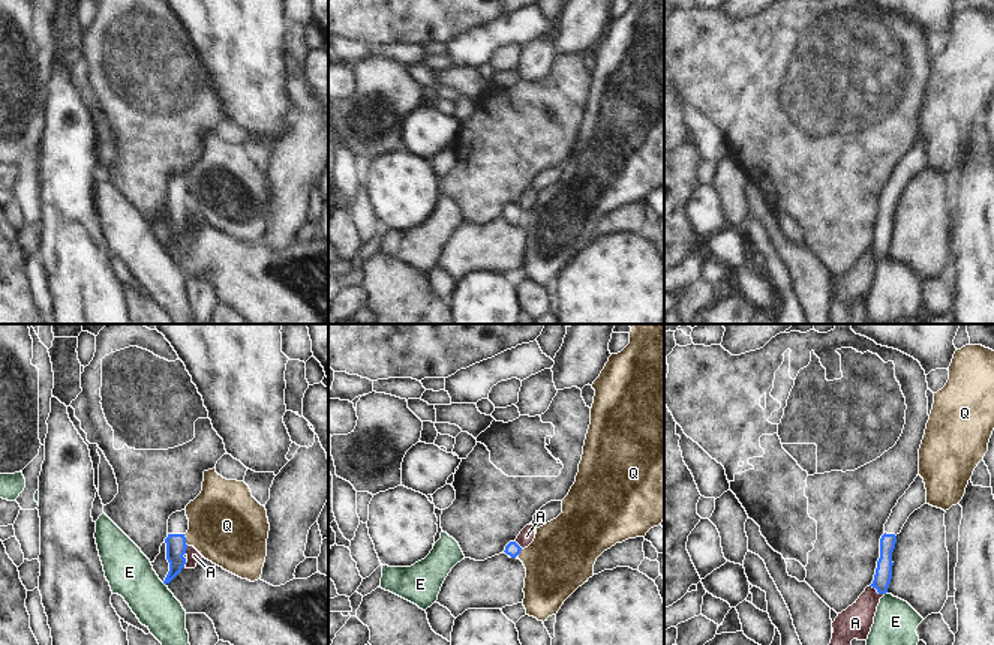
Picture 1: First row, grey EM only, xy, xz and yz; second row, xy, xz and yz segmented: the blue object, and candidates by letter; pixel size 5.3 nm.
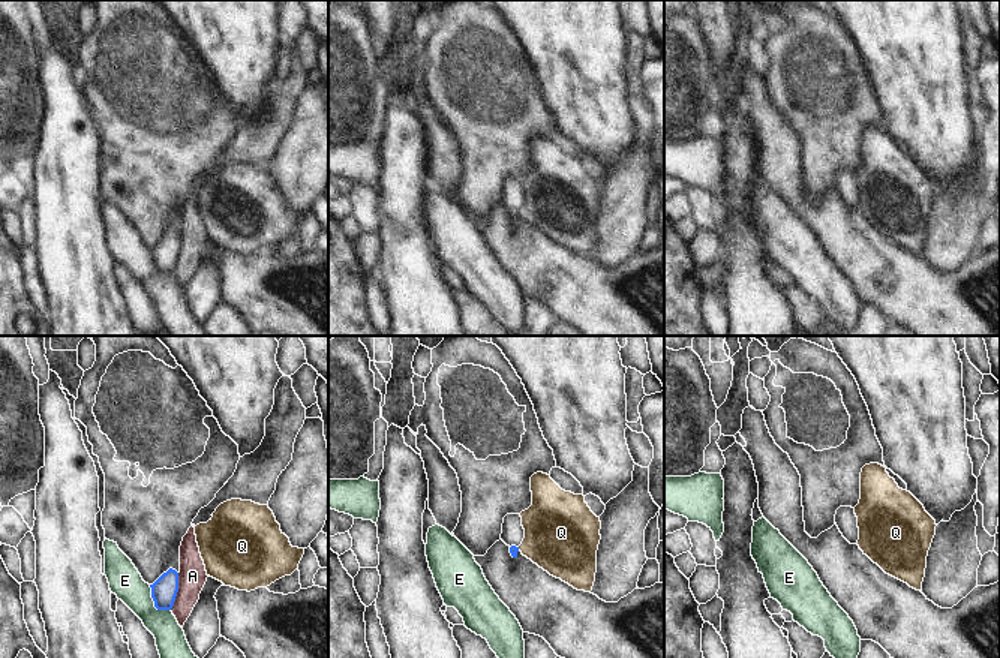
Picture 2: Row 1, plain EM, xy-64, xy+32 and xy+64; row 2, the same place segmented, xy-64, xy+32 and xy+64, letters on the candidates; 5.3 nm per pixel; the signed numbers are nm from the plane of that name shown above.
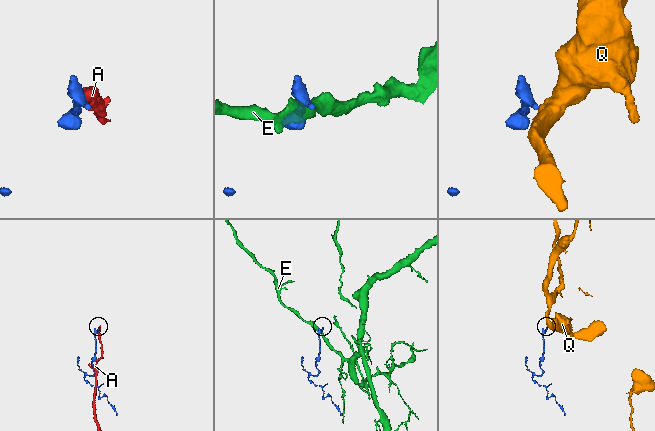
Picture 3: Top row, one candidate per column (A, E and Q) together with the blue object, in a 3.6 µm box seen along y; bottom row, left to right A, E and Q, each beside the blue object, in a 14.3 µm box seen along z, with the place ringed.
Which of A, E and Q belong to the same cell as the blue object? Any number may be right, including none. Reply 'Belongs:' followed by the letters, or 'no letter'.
Belongs: no letter

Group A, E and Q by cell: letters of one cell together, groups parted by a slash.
A / E / Q

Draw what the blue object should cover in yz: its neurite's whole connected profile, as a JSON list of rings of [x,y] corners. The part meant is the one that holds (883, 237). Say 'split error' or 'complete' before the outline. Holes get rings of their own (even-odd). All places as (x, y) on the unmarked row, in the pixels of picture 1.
split error; [[[918,140],[906,158],[898,164],[897,170],[885,188],[885,198],[880,202],[880,222],[874,244],[870,250],[876,252],[879,258],[886,258],[892,243],[892,216],[895,213],[897,200],[901,196],[909,180],[927,168],[927,153],[924,142]]]

